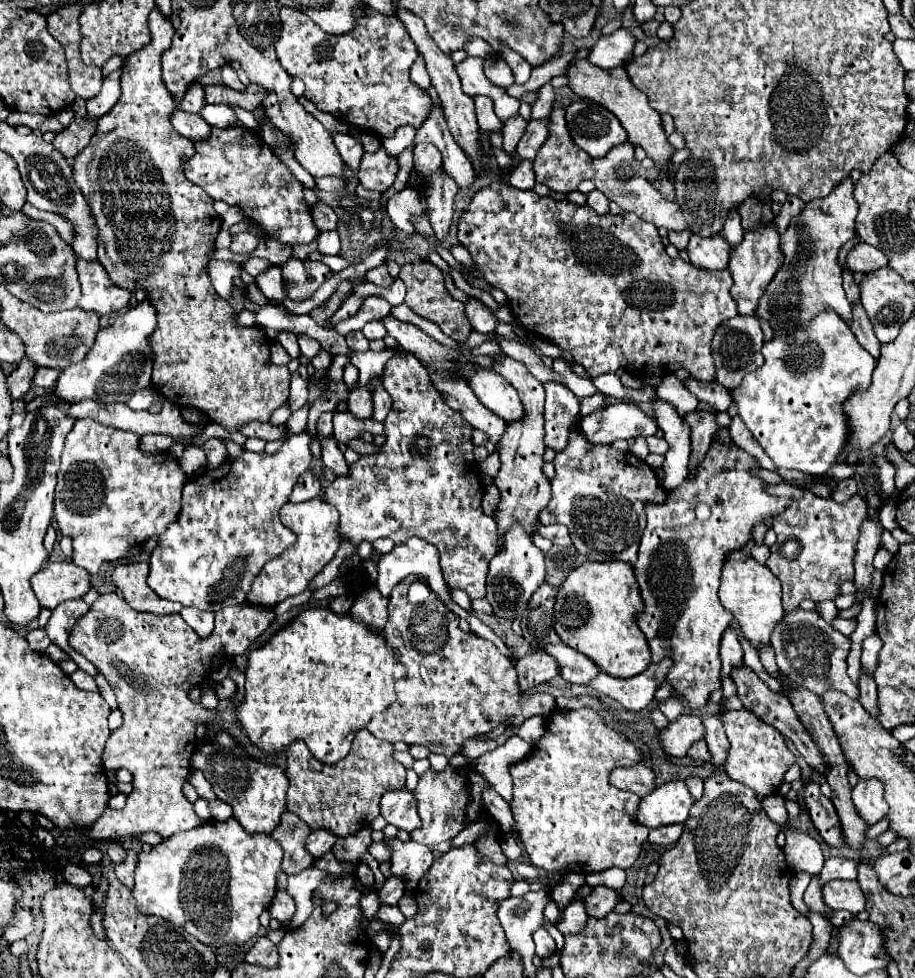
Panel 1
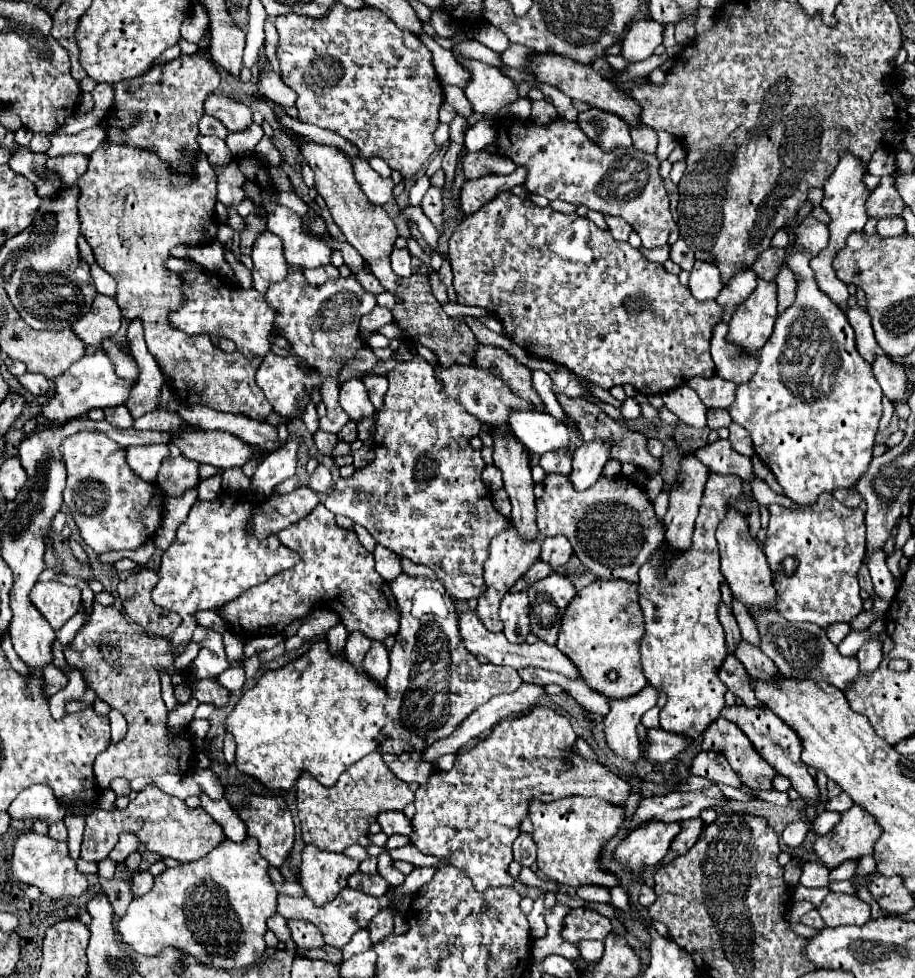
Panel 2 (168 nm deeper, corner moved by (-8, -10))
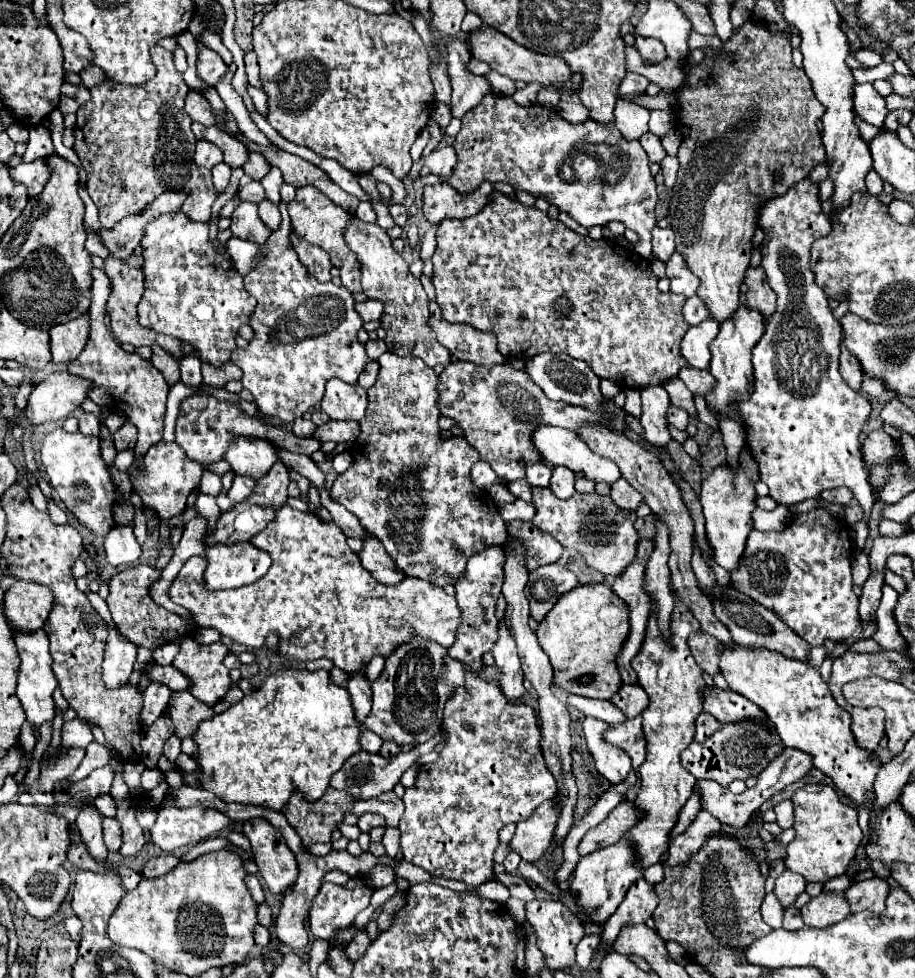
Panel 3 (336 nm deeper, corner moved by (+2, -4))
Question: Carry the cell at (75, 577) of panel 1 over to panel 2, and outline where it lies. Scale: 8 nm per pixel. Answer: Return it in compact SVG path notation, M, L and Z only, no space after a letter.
M61 580L37 582L29 598L53 630L59 630L81 608L81 590L77 586L67 586Z

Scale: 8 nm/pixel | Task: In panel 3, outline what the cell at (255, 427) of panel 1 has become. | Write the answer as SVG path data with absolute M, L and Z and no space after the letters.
M125 422L113 434L113 442L115 442L117 452L121 452L121 450L133 450L135 448L135 440L137 440L137 428L131 428L131 422Z

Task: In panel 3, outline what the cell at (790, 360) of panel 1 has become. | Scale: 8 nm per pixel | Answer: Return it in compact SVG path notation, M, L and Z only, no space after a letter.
M805 178L793 184L783 196L767 200L759 210L759 228L765 232L765 240L761 242L761 268L767 274L769 286L777 294L777 312L767 320L765 334L753 348L753 368L757 376L755 390L747 402L735 406L747 432L745 442L753 458L759 462L761 480L769 486L771 498L777 504L789 508L807 498L817 498L823 490L845 486L863 506L865 520L869 522L875 496L869 486L869 472L861 458L859 434L867 424L871 404L861 392L851 390L837 370L843 336L841 324L829 310L827 296L815 284L815 276L809 268L811 244L831 232L831 220L821 208L817 182Z

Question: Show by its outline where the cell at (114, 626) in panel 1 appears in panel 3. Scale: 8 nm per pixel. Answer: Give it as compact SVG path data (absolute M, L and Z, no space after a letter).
M19 484L11 486L1 496L1 506L7 512L7 542L3 542L3 558L9 574L17 580L45 584L55 596L53 610L47 622L43 624L43 630L51 642L53 672L59 680L63 698L75 710L79 720L89 726L99 726L105 738L121 754L121 758L129 760L129 748L135 748L135 738L141 738L139 712L143 706L143 696L141 692L137 692L135 686L109 690L101 682L101 662L107 640L107 626L97 614L97 610L91 606L87 594L75 588L75 578L71 574L73 562L83 552L81 532L71 524L53 524L47 512L39 512L31 504L27 490Z

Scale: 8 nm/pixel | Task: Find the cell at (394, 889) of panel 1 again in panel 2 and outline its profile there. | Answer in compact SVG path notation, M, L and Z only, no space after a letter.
M381 908L379 910L379 914L369 924L373 944L381 942L385 936L389 936L393 932L393 918L395 918L395 912L391 908Z

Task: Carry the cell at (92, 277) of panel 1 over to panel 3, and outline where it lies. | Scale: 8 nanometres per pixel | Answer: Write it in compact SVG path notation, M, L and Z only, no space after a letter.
M89 314L79 316L77 320L71 320L67 324L53 326L49 330L49 344L51 344L51 362L71 362L75 360L83 344L87 344L87 330L89 330Z

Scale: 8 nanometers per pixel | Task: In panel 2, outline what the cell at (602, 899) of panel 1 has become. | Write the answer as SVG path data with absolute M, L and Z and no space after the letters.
M575 908L569 912L565 918L565 928L563 928L563 938L569 940L571 944L583 940L583 938L595 938L603 940L611 932L611 922L599 914L597 910L591 908Z

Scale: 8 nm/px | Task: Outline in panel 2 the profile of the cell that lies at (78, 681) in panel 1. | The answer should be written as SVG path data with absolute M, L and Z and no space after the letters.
M111 709L109 712L111 743L116 743L123 739L127 732L127 722L124 716L117 710Z

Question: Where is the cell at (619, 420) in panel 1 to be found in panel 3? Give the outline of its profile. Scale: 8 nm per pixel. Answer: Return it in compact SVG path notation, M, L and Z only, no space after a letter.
M555 466L553 468L549 488L551 488L551 492L555 492L555 496L569 498L575 492L573 484L575 484L575 474L569 468L565 468L565 466Z

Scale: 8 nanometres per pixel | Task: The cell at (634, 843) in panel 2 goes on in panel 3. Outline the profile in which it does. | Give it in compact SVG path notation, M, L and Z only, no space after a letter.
M621 838L617 844L601 848L577 862L577 868L575 868L571 884L569 884L569 894L577 900L577 906L581 908L581 914L585 916L583 918L585 936L601 934L603 924L623 902L629 886L643 876L643 872L635 864L635 860L637 860L637 856L635 856L631 842Z

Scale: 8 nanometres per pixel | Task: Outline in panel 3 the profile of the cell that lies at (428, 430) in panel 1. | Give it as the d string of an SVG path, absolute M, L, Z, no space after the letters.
M385 352L379 358L379 364L377 382L367 390L369 408L359 422L359 440L355 442L355 448L351 448L353 464L333 482L331 498L355 514L361 526L381 540L387 554L405 576L415 576L437 586L455 584L459 576L463 576L469 556L491 544L503 546L507 542L507 526L489 494L471 484L469 470L479 460L475 448L459 436L441 440L437 424L441 416L437 408L437 374L433 368L419 358L401 358L393 352Z

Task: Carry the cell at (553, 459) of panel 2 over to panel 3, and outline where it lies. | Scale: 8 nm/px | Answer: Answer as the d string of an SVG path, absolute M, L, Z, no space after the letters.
M531 464L527 468L525 480L529 482L531 488L545 488L545 486L549 486L549 478L551 478L551 466L549 464Z

